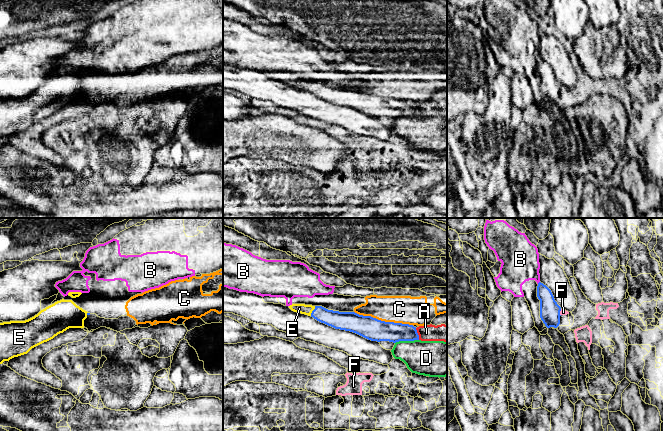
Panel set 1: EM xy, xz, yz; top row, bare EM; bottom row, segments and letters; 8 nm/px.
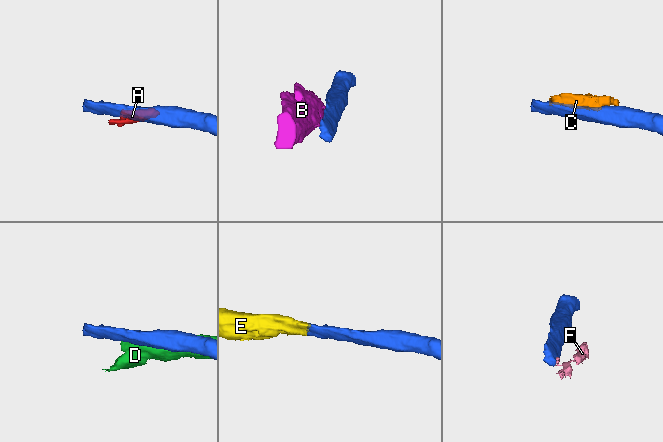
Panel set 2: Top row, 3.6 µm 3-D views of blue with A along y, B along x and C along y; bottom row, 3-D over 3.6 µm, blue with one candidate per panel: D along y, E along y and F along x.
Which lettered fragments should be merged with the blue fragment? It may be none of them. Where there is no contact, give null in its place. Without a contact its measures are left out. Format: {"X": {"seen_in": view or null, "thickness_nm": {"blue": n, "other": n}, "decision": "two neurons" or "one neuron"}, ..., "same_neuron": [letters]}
{"A": {"seen_in": "xz", "thickness_nm": {"blue": 160, "other": 140}, "decision": "two neurons"}, "B": {"seen_in": null, "decision": "two neurons"}, "C": {"seen_in": "xz", "thickness_nm": {"blue": 180, "other": 220}, "decision": "two neurons"}, "D": {"seen_in": "xz", "thickness_nm": {"blue": 170, "other": 280}, "decision": "two neurons"}, "E": {"seen_in": "xz", "thickness_nm": {"blue": 140, "other": 80}, "decision": "one neuron"}, "F": {"seen_in": "yz", "thickness_nm": {"blue": 160, "other": 50}, "decision": "two neurons"}, "same_neuron": ["E"]}

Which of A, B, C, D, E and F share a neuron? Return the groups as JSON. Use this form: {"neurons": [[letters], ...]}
{"neurons": [["A", "D", "F"], ["B"], ["C"], ["E"]]}

